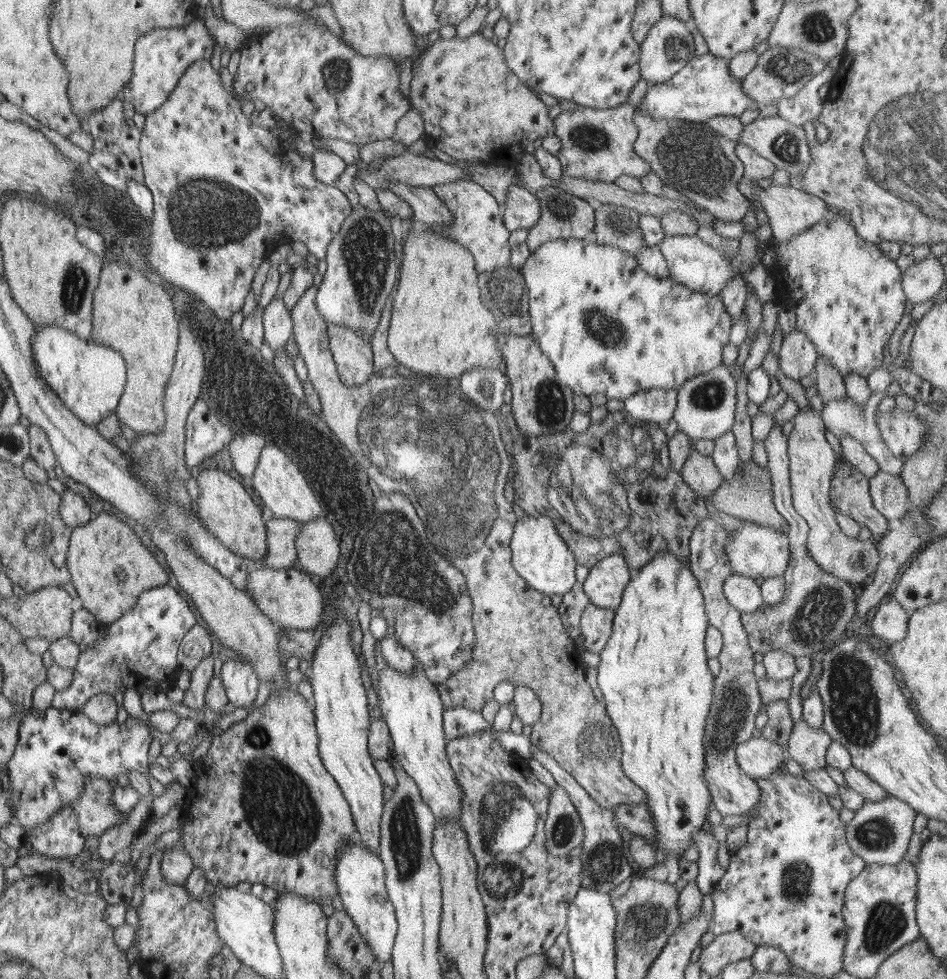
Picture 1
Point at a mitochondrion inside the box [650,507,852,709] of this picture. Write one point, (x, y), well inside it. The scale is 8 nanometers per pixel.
(820, 612)

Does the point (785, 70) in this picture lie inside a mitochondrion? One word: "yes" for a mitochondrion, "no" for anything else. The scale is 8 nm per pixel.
yes

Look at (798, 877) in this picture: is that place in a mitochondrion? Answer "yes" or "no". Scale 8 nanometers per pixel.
yes

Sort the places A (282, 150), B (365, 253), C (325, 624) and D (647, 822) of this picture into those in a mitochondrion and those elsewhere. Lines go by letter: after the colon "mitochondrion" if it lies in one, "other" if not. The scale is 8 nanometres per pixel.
A: other
B: mitochondrion
C: other
D: other

